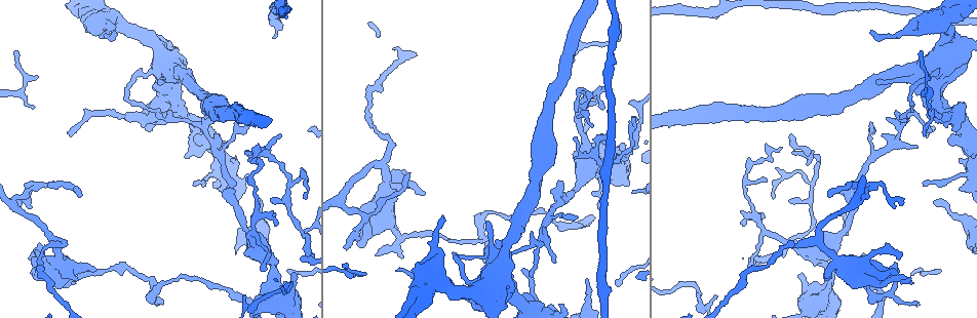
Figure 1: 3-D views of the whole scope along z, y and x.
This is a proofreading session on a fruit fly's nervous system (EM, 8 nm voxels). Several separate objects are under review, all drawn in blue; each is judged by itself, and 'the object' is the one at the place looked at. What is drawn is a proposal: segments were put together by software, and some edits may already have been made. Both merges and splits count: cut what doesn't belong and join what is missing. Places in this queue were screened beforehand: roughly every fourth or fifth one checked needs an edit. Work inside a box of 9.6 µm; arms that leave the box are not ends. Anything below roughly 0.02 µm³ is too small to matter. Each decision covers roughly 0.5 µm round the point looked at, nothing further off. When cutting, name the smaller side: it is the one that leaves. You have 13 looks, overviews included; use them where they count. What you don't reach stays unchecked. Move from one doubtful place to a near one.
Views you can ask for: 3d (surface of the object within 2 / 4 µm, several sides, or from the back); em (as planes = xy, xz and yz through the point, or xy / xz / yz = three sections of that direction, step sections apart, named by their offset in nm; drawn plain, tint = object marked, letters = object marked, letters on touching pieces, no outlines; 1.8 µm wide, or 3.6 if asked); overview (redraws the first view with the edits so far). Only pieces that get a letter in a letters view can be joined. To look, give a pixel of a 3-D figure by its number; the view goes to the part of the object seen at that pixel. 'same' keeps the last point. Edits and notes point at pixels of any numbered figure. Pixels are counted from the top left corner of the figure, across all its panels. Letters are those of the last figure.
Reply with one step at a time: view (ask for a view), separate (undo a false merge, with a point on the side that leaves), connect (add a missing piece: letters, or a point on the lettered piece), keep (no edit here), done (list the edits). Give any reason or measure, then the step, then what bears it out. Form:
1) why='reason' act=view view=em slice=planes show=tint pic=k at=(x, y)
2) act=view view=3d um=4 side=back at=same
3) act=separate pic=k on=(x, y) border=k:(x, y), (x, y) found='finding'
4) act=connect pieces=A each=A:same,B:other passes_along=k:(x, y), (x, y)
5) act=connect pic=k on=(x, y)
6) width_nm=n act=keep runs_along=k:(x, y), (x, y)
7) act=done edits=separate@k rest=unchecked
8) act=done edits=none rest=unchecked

why='tapers out' act=view view=3d um=4 side=back pic=1 at=(863, 254)

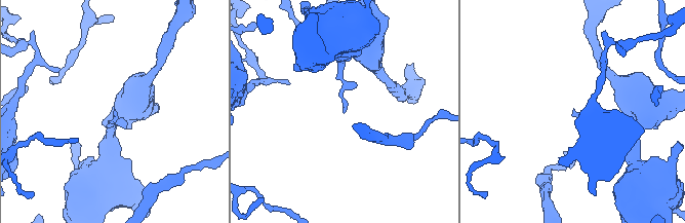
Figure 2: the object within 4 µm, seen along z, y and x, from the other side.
why='need the tissue' act=view view=em slice=planes show=letters pic=2 at=(344, 112)

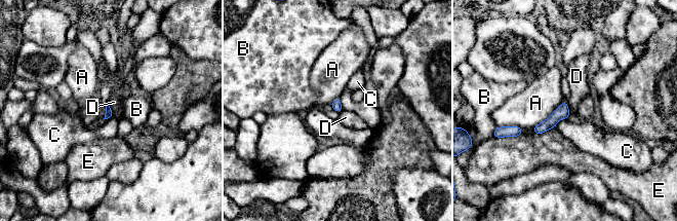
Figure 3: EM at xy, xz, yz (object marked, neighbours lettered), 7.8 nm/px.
act=keep each=A:other,B:other,C:other,D:other,E:other runs_along=3:(565, 106), (549, 123), (535, 131) found='no lettered piece goes on from it'

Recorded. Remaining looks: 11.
why='sharp bend' act=view view=em slice=yz step=16 show=tint pic=1 at=(893, 287)

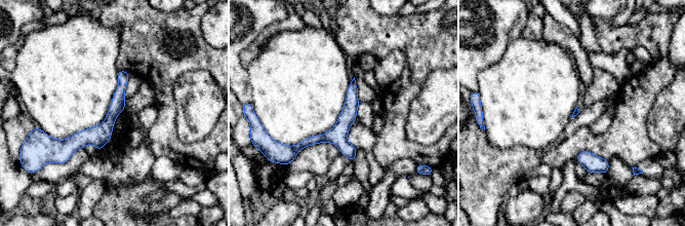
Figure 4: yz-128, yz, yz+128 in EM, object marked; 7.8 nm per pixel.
why='cut it another way' act=view view=em slice=xy step=8 show=tint at=same

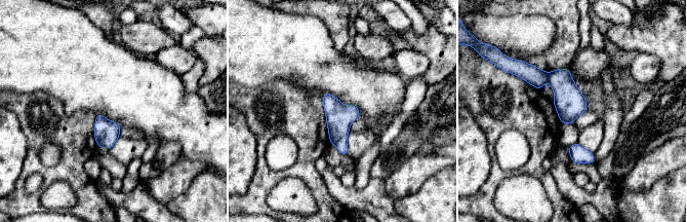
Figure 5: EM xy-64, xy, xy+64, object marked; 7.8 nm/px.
act=view view=em slice=xy step=8 show=letters at=same

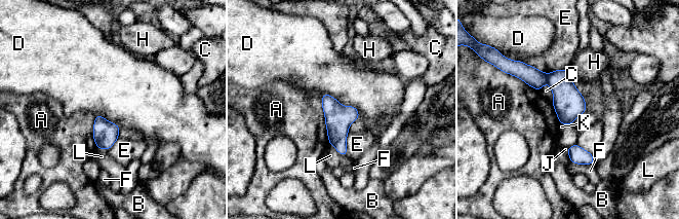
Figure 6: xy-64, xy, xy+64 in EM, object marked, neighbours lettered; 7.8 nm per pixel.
act=separate pic=6 on=(567, 101) each=A:other,B:other,C:other,D:other,E:other,F:other,H:other,J:other,K:other,L:other border=6:(547, 74), (548, 82) found='a second neuron is stuck on'

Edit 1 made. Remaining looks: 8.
act=view view=overview

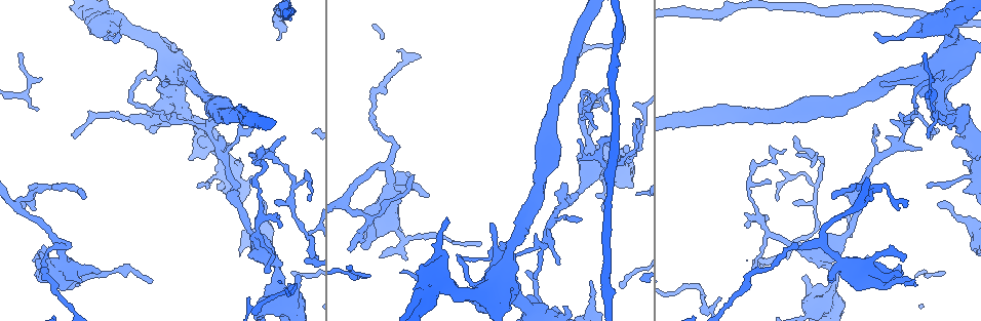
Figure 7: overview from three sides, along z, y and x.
why='an open end' act=view view=3d um=4 pic=7 at=(939, 204)

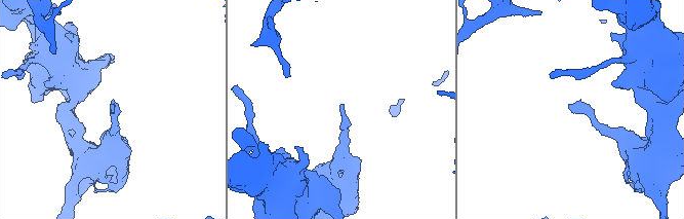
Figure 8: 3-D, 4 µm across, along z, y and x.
why='shape alone is not enough' act=view view=em slice=planes show=letters pic=8 at=(568, 105)

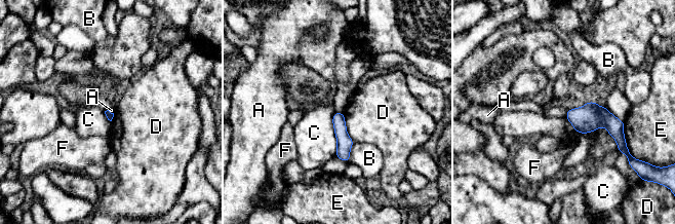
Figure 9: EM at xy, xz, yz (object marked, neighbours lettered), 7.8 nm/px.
act=keep each=A:other,B:other,C:other,D:other,E:other,F:other runs_along=9:(336, 115), (346, 158) found='no lettered piece goes on from it'

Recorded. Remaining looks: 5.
why='branch stops here' act=view view=3d um=2 side=back pic=7 at=(278, 37)

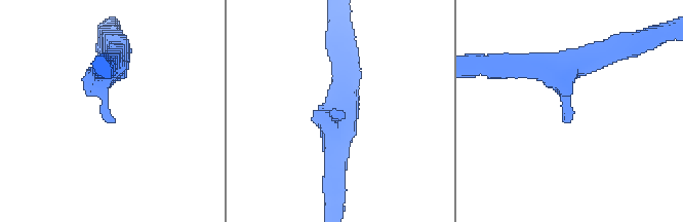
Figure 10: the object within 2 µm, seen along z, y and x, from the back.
why='now the EM' act=view view=em slice=planes show=letters pic=10 at=(569, 120)

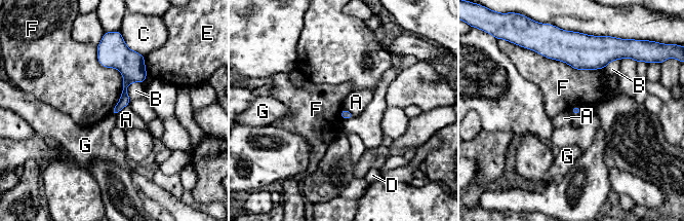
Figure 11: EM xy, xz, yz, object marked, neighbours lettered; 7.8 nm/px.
act=keep each=A:other,B:other,C:other,D:other,E:other,F:other,G:other border=11:(128, 104), (115, 115) found='no lettered piece goes on from it'

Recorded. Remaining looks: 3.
why='abrupt turn' act=view view=3d um=2 pic=7 at=(531, 310)

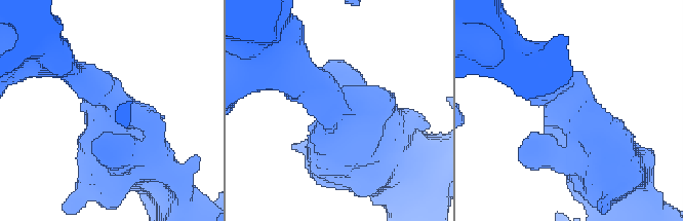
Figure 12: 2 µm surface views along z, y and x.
why='shape alone is not enough' act=view view=em um=3.6 slice=planes show=letters pic=12 at=(344, 111)

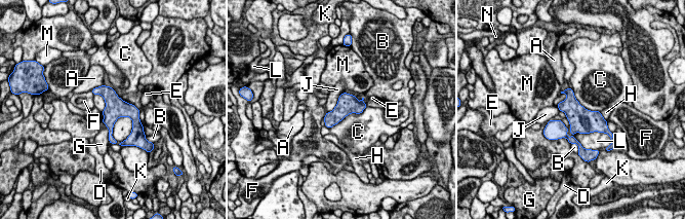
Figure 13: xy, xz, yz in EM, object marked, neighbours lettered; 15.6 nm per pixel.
width_nm=320 act=keep each=A:other,B:other,C:other,D:other,E:other,F:other,G:other,H:other,J:other,K:other,L:other,M:other,N:other runs_along=13:(95, 90), (125, 109), (134, 125) found='continuous, no second neuron'

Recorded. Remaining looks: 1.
act=done edits=separate@6 rest=unchecked

